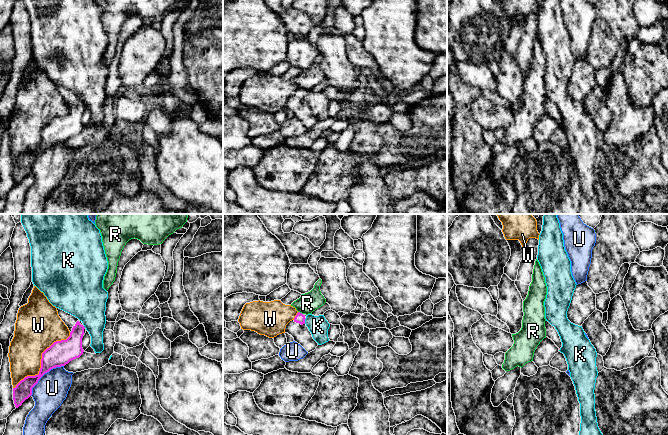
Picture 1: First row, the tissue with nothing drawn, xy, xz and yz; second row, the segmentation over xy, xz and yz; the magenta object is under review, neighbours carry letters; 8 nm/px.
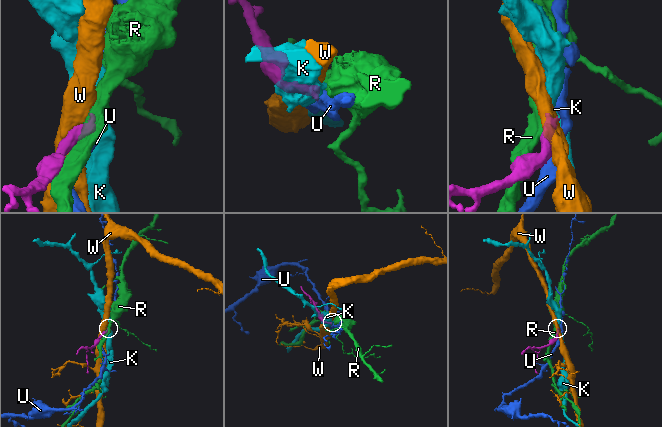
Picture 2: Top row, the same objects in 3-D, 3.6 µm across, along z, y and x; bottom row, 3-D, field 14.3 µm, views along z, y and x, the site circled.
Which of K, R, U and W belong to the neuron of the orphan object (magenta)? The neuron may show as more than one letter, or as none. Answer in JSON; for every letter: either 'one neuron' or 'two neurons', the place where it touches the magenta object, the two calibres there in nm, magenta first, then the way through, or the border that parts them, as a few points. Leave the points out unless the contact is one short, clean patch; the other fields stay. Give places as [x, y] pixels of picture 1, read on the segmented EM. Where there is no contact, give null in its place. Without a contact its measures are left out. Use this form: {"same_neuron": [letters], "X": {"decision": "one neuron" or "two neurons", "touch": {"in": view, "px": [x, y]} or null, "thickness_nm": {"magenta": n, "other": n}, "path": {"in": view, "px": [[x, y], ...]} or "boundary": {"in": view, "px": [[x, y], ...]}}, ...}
{"same_neuron": [], "K": {"decision": "two neurons", "touch": {"in": "xz", "px": [304, 321]}, "thickness_nm": {"magenta": 80, "other": 160}, "boundary": {"in": "xz", "px": [[306, 318], [304, 323]]}}, "R": {"decision": "two neurons", "touch": {"in": "xz", "px": [299, 312]}, "thickness_nm": {"magenta": 80, "other": 160}}, "U": {"decision": "two neurons", "touch": {"in": "xy", "px": [43, 374]}, "thickness_nm": {"magenta": 200, "other": 260}}, "W": {"decision": "two neurons", "touch": {"in": "xy", "px": [41, 361]}, "thickness_nm": {"magenta": 200, "other": 340}}}

